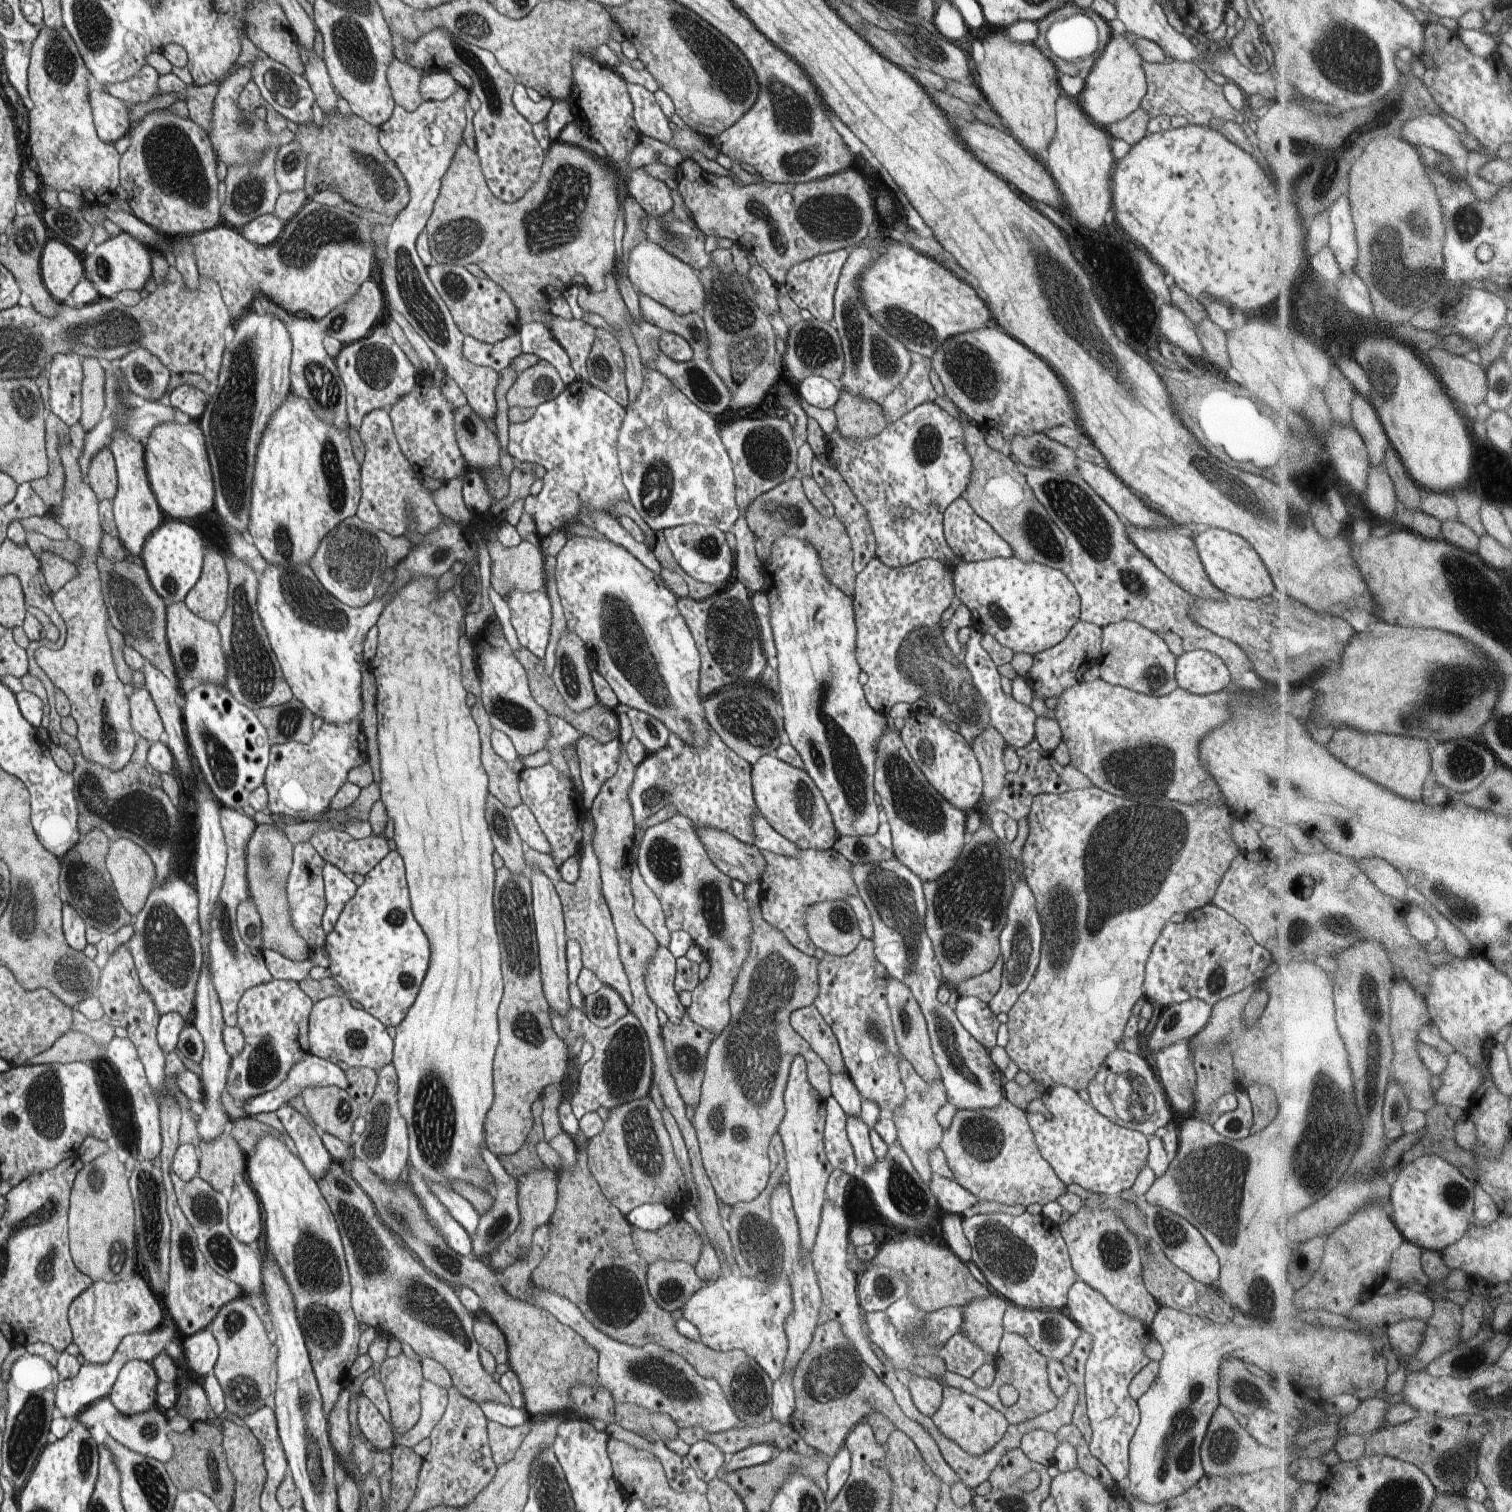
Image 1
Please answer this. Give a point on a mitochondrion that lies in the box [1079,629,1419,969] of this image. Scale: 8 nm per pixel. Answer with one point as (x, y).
(1160, 861)

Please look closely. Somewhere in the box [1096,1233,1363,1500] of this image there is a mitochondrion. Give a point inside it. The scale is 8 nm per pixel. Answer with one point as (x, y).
(1174, 1459)

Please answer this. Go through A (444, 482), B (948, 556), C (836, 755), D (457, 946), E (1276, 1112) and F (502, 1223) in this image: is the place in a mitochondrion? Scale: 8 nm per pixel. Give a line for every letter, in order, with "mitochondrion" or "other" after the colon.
A: other
B: other
C: mitochondrion
D: other
E: other
F: mitochondrion

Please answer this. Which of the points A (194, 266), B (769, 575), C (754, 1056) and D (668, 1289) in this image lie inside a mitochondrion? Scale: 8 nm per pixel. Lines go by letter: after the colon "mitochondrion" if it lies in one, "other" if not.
A: other
B: other
C: mitochondrion
D: mitochondrion

